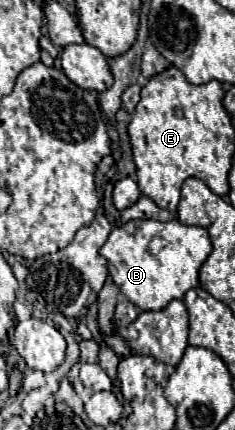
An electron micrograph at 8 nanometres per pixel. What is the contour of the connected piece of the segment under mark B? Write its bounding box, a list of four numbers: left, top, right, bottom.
[101,220,213,312]

